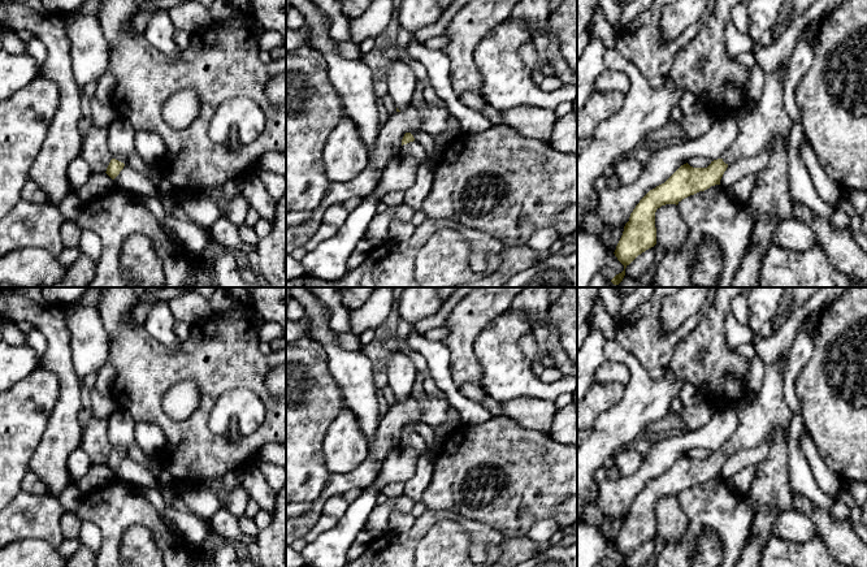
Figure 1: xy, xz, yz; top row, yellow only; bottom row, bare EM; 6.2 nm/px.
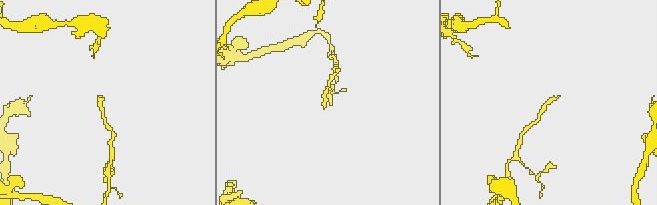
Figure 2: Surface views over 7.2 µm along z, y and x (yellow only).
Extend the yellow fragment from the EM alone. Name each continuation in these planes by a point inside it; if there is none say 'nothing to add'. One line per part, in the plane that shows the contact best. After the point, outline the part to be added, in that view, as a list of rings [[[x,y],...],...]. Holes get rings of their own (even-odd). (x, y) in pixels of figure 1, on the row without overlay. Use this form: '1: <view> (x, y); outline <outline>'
1: xz (415, 441); outline [[[416,432],[409,433],[407,436],[403,436],[399,446],[400,447],[411,447],[411,449],[413,449],[416,451],[417,456],[420,456],[420,455],[426,453],[425,441]]]

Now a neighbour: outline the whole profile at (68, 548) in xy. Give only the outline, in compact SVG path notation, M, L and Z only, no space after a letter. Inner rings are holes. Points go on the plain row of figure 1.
M79 537L64 540L60 546L57 547L58 553L64 558L70 558L82 545Z

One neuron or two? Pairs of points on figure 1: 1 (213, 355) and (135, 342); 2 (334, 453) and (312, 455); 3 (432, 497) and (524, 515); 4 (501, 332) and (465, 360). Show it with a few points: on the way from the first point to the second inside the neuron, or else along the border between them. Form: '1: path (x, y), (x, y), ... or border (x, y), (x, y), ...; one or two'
1: path (196, 363), (155, 362); one
2: border (329, 424), (323, 441), (323, 457), (330, 474); two
3: path (455, 497), (501, 497); one
4: border (485, 325), (473, 345), (480, 367), (480, 382); two

